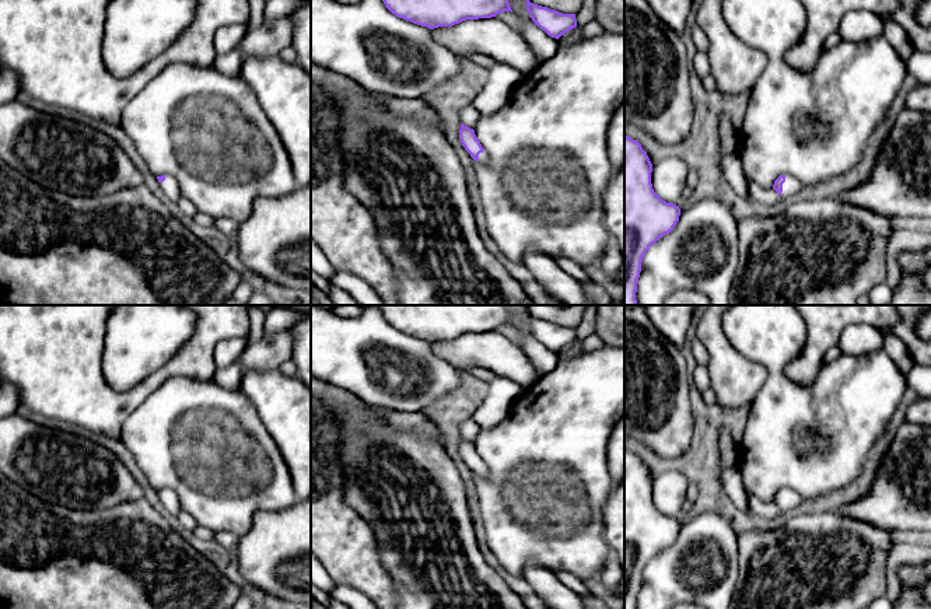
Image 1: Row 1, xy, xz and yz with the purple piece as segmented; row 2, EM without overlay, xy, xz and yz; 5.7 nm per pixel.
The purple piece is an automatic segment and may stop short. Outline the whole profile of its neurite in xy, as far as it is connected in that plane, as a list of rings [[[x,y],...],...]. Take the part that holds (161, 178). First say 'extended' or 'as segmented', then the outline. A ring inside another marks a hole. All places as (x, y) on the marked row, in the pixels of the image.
extended | [[[161,175],[157,176],[157,179],[160,182],[160,188],[164,193],[165,200],[169,204],[176,203],[181,199],[181,192],[176,179],[169,175]]]

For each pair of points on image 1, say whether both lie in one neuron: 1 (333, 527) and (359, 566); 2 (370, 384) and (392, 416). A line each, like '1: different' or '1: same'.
1: same
2: different

